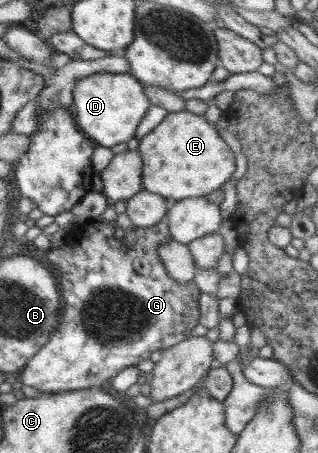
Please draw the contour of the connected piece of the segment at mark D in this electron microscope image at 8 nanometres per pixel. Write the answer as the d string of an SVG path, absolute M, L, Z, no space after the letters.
M95 73L88 77L81 77L76 80L72 93L72 112L78 129L96 145L102 147L112 148L117 143L126 143L134 138L137 127L151 105L149 98L144 93L143 84L130 73Z

